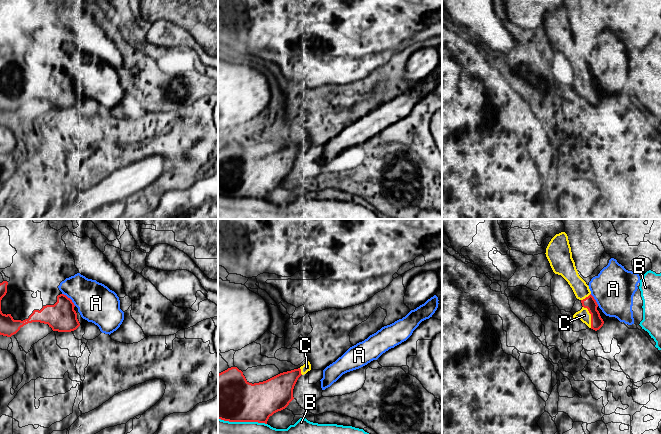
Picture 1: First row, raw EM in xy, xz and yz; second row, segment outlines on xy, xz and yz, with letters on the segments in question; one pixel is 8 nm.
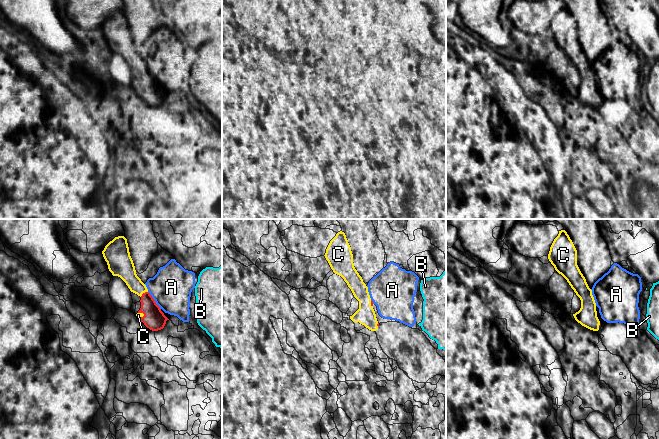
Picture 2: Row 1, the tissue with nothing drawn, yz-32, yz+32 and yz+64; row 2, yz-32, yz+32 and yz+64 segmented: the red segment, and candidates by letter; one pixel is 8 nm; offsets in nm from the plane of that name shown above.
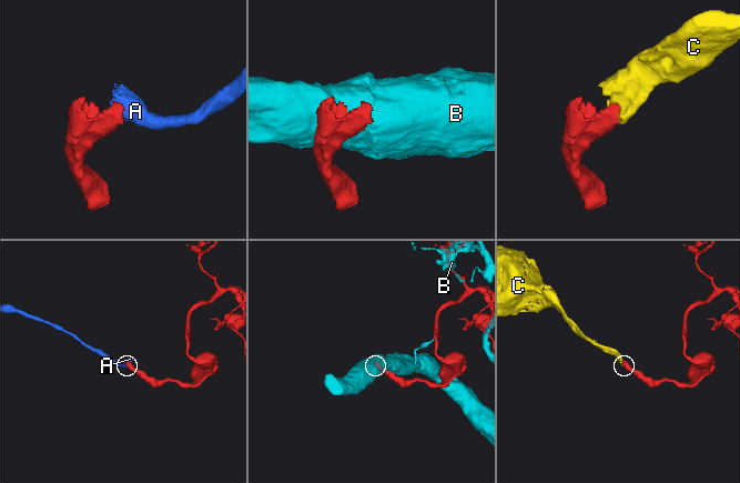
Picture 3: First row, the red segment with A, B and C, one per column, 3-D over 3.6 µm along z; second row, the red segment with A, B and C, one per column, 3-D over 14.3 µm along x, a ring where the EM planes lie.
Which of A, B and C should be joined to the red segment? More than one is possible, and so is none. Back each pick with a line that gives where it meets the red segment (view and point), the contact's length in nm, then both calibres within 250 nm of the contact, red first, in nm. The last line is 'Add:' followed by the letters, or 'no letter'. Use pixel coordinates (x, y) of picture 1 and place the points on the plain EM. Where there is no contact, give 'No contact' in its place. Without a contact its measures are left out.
C: Touches red at yz (591, 92). Shared border 190 nm. Thickness 100 nm (red) against 90 nm
Add: C

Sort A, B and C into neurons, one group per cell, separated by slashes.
A / B / C

